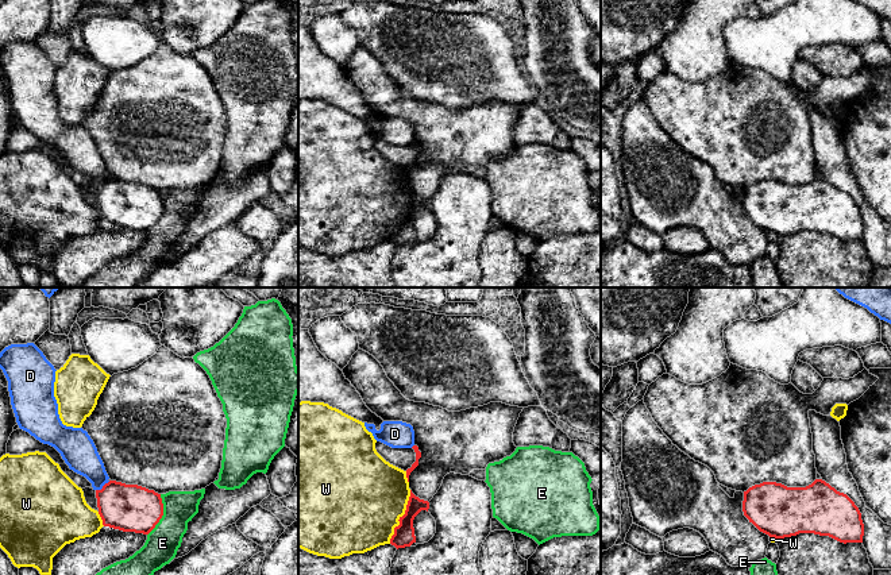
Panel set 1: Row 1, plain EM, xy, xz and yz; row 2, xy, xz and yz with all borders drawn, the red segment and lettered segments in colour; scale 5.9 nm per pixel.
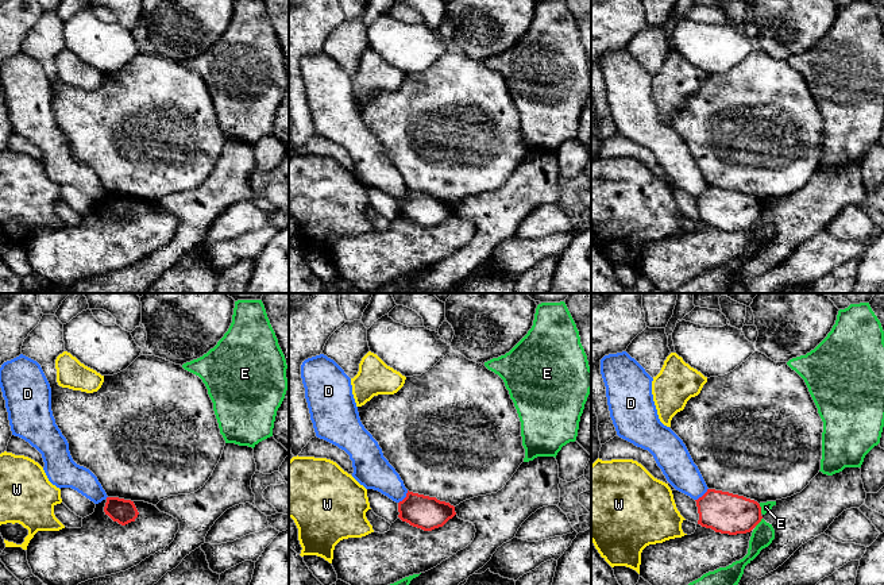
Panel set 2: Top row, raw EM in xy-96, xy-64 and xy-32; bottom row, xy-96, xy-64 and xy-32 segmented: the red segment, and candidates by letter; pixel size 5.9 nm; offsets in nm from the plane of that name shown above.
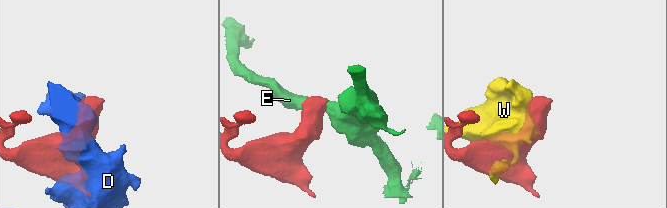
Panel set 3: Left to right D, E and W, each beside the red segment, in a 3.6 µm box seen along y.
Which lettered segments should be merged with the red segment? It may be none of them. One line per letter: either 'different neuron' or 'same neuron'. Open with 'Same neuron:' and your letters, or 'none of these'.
Same neuron: none of these
D: different neuron
E: different neuron
W: different neuron

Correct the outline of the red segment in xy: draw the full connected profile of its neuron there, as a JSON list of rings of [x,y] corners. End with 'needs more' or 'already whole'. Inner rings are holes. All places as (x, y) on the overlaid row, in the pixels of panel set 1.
[[[109,481],[96,490],[104,526],[148,535],[163,516],[161,494],[138,485]]]; already whole

